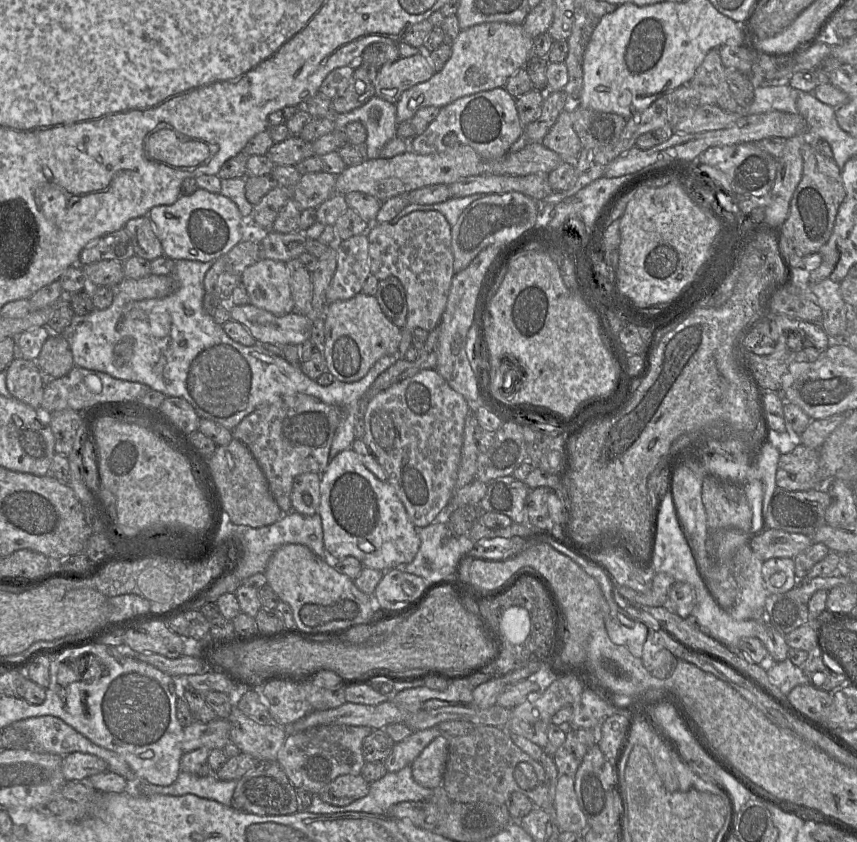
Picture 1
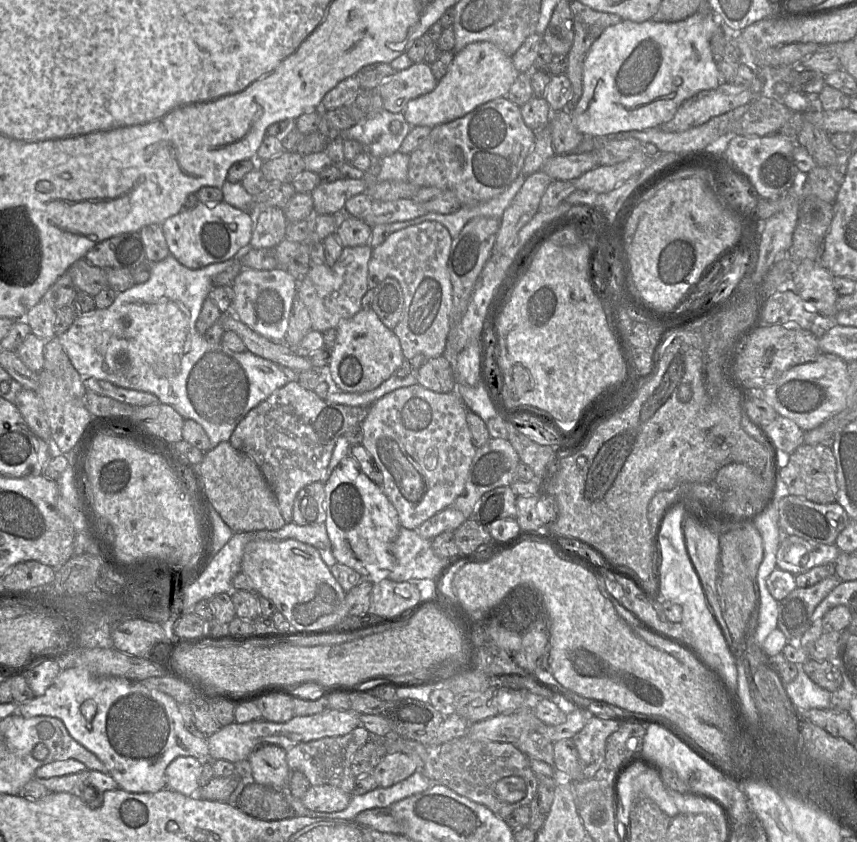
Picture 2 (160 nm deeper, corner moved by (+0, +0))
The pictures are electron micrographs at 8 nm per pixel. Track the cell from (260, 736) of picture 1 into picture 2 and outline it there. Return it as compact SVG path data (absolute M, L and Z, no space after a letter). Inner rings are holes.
M263 744L249 756L255 783L274 789L288 787L291 770L287 762L287 751L274 744Z

